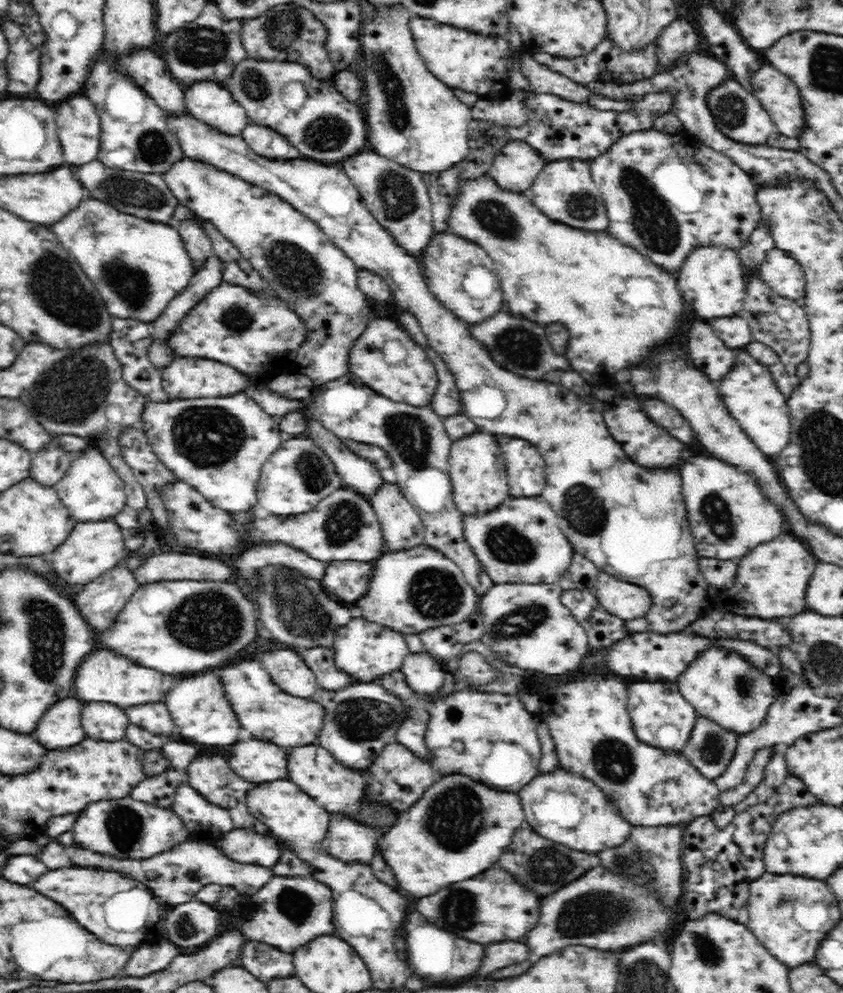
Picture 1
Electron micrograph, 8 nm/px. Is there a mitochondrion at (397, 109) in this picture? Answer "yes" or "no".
yes

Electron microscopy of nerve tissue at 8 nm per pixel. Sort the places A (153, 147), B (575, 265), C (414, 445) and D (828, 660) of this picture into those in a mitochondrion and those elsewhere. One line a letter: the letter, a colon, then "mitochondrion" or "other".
A: mitochondrion
B: other
C: mitochondrion
D: mitochondrion

